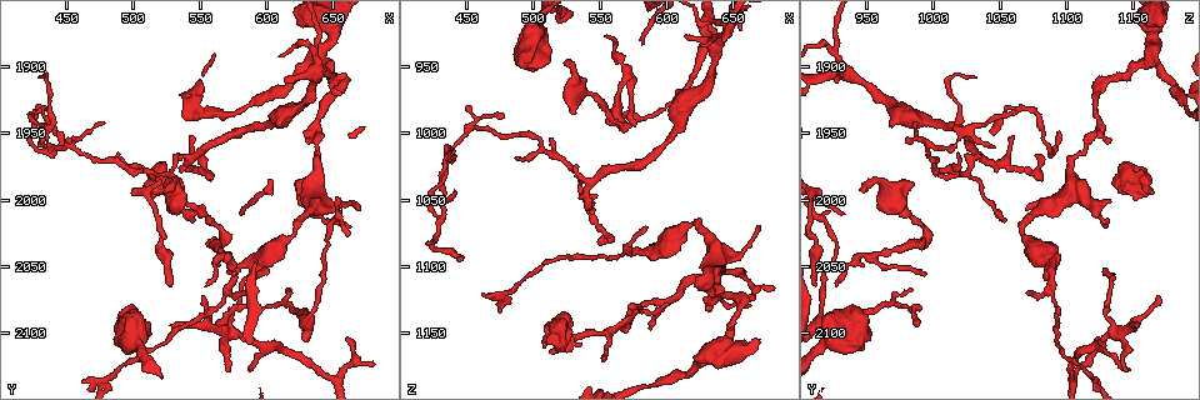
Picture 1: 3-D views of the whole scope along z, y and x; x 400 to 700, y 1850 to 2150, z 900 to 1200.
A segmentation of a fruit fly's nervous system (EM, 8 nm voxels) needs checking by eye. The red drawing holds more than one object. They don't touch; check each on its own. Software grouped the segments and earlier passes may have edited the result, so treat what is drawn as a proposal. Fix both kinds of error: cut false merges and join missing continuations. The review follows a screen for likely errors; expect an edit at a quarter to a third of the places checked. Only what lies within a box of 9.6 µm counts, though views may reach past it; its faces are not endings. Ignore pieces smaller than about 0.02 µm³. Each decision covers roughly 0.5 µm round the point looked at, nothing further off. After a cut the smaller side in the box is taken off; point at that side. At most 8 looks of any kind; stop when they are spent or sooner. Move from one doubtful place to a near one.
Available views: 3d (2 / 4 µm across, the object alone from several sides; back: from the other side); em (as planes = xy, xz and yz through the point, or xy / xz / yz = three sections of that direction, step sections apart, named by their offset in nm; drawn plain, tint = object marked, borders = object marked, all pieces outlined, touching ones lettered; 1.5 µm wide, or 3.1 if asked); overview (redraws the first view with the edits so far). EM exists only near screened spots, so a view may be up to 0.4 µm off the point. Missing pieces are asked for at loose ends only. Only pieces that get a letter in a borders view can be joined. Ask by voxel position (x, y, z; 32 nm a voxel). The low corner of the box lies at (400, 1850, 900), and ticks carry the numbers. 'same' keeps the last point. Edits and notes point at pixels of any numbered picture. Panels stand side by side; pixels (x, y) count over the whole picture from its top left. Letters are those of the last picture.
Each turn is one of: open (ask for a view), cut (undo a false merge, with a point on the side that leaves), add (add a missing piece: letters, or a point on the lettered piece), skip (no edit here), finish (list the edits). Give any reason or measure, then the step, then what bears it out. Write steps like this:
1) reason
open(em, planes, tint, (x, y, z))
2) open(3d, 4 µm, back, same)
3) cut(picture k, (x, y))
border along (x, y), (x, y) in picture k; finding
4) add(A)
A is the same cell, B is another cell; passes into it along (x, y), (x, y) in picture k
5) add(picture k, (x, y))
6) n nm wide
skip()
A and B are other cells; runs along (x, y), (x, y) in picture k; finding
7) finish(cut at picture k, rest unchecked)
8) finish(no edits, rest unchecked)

two arms at a narrow angle
open(em, xy, step 8, borders, (638, 1902, 932))

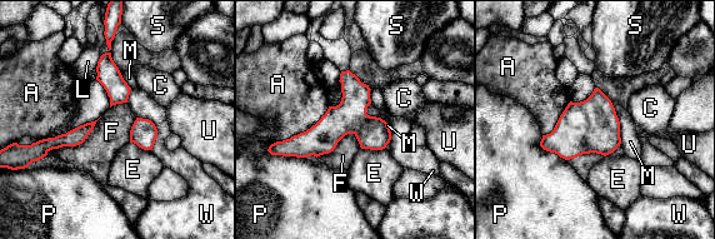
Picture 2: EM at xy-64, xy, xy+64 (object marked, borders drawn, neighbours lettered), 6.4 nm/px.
20 nm wide; F touches over 440 nm
skip()
A, C, E, F, L, M, P, S, U and W are other cells; one neuron here

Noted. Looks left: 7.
an open end
open(em, xy, step 4, tint, (522, 1994, 946))

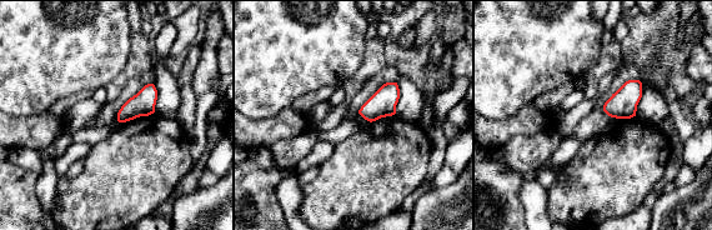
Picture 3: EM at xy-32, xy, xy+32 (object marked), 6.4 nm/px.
open(em, planes, tint, same)

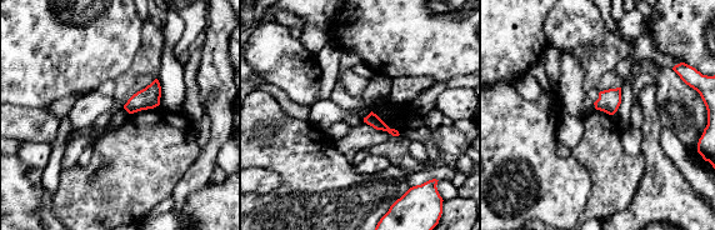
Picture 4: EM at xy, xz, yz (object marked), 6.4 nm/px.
open(em, planes, borders, same)

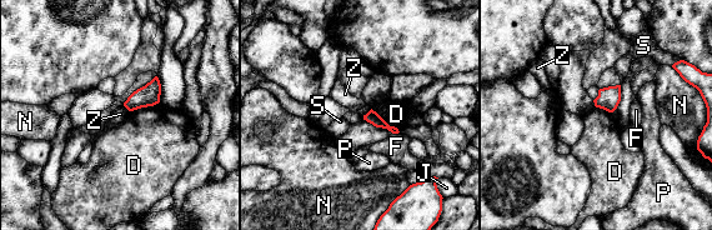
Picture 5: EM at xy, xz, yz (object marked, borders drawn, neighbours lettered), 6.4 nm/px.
skip()
D, F, J, N, P, S and Z are other cells; border along (371, 109), (362, 115) in picture 5; none of them fits

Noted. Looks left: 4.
free end
open(3d, 4 µm, (462, 2136, 1120))

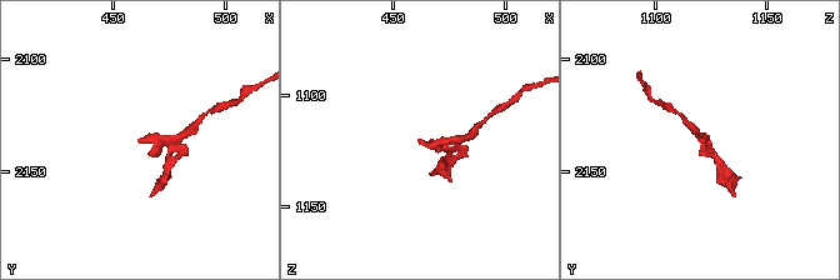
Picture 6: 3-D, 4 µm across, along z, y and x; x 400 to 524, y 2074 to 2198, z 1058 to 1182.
open(em, planes, borders, (461, 2136, 1119))

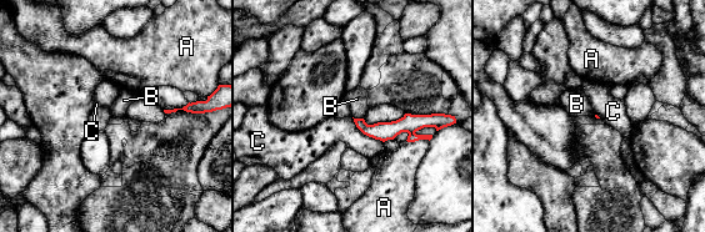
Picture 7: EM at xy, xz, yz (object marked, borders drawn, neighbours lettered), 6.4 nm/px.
C touches over 260 nm
skip()
A, B and C are other cells; border along (353, 116), (363, 119) in picture 7; no lettered piece goes on from it

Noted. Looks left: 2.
open(em, planes, borders, (550, 2074, 1166))

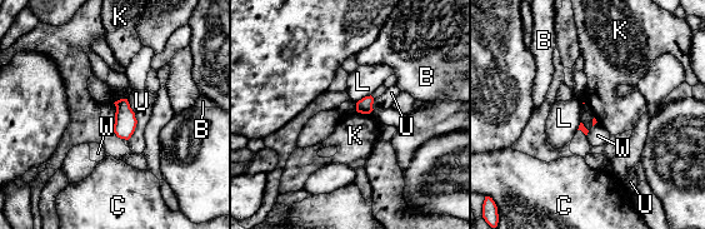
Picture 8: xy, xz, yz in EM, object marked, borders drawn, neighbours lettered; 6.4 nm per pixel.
skip()
B, C, K, L, U and W are other cells; border along (370, 94), (356, 103) in picture 8; no lettered piece goes on from it

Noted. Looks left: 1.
finish(no edits, rest unchecked)

